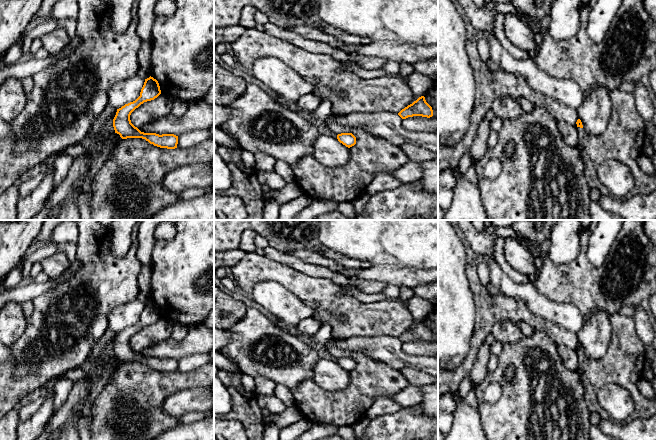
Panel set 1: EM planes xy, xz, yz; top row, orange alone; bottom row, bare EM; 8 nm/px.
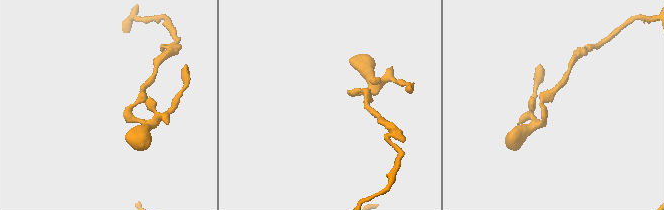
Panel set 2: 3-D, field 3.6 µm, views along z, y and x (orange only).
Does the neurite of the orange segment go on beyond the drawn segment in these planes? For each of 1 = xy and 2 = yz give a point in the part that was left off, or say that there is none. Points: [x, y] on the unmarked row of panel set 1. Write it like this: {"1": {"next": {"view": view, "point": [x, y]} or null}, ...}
{"1": {"next": null}, "2": {"next": null}}

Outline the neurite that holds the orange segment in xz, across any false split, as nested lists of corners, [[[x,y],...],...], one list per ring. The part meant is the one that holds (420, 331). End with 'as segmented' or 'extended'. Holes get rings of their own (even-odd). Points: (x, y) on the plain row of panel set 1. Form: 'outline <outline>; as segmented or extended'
outline [[[421,320],[412,328],[402,333],[398,337],[398,339],[402,343],[406,343],[408,341],[413,341],[413,340],[422,340],[430,342],[433,340],[433,334],[432,331],[426,326],[425,321]]]; as segmented

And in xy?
outline [[[151,300],[145,303],[140,320],[135,325],[125,328],[117,333],[116,339],[113,343],[115,357],[119,358],[122,363],[142,362],[150,368],[160,372],[177,372],[178,360],[174,358],[159,359],[156,357],[144,357],[135,351],[130,344],[130,339],[136,332],[144,326],[154,324],[160,318],[161,314],[158,305]]]; as segmented

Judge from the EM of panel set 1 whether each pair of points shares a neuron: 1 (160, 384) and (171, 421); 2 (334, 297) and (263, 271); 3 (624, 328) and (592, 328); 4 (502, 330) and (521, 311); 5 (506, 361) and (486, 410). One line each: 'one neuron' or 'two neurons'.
1: one neuron
2: one neuron
3: two neurons
4: two neurons
5: one neuron

